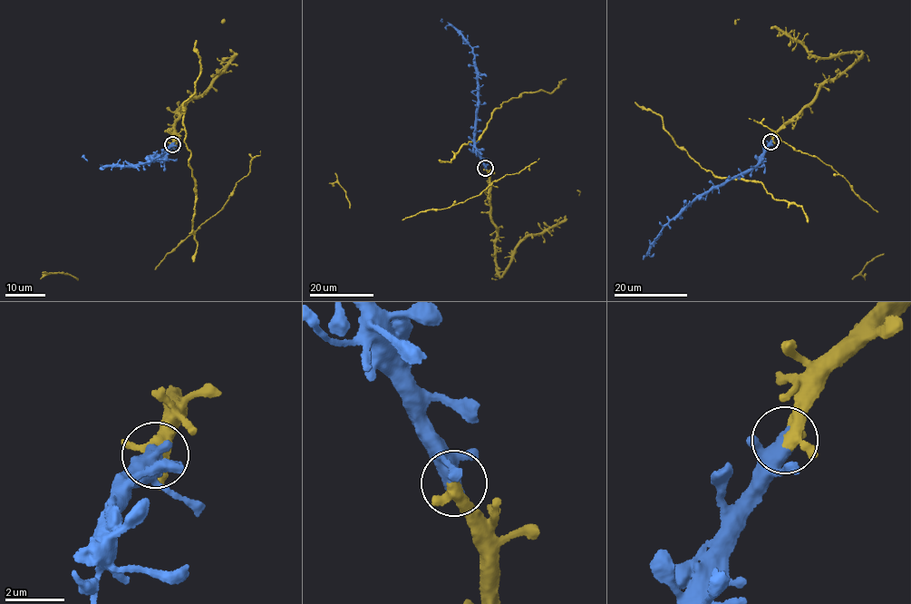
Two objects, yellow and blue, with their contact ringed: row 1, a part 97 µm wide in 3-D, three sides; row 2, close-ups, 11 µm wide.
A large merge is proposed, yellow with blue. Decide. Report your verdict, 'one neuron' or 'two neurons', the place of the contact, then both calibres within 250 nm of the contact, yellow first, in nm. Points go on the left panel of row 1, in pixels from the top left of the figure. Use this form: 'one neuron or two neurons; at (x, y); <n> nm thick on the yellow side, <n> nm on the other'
one neuron; at (172, 144); 320 nm thick on the yellow side, 460 nm on the other

